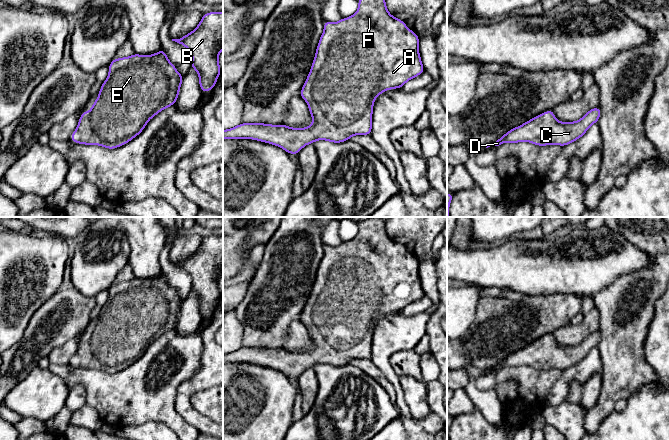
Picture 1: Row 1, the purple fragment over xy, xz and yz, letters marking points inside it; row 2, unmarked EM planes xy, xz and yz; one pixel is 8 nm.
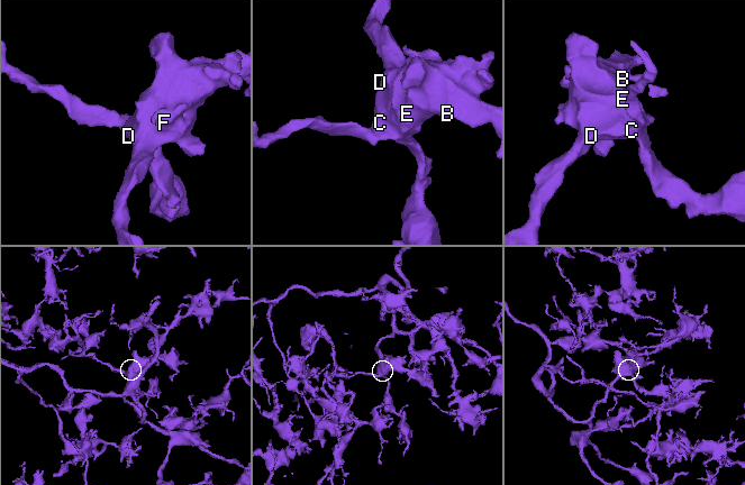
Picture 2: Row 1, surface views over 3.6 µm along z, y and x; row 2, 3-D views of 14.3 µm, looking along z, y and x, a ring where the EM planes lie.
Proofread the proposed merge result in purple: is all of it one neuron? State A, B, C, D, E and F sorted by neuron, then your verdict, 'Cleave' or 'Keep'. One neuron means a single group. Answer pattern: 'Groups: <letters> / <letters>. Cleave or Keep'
Groups: A B C D E F. Keep

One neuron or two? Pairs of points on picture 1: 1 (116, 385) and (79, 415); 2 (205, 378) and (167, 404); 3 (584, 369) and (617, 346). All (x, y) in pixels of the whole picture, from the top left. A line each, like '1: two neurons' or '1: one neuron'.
1: two neurons
2: two neurons
3: two neurons

